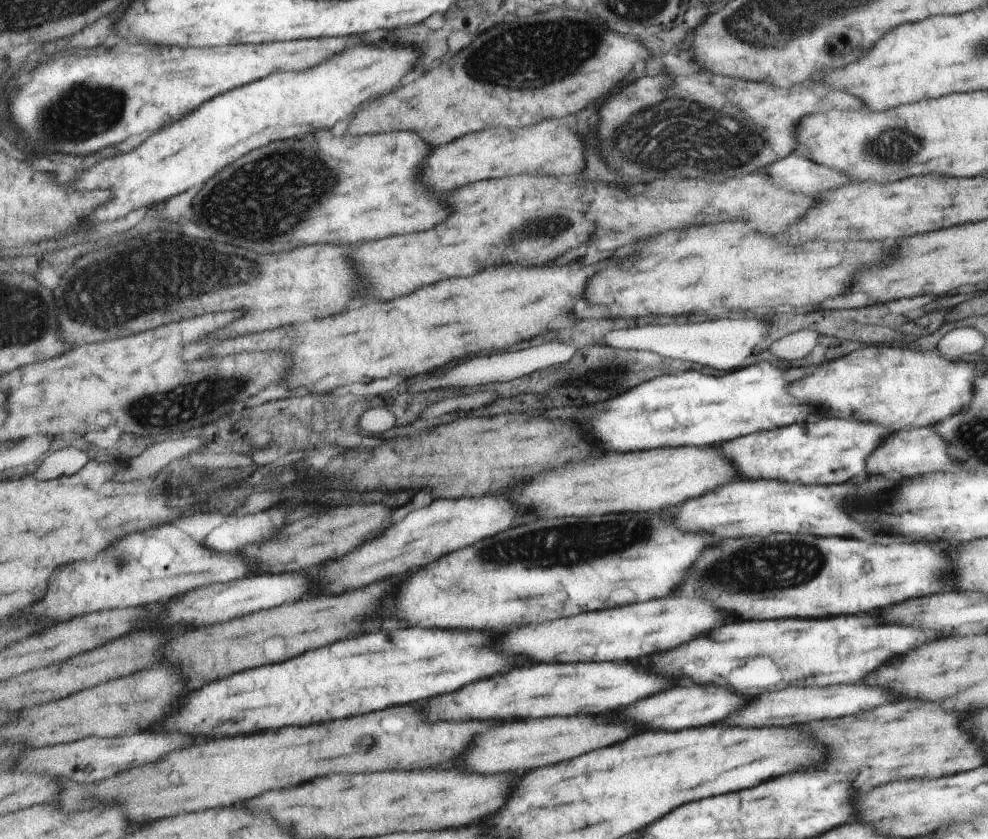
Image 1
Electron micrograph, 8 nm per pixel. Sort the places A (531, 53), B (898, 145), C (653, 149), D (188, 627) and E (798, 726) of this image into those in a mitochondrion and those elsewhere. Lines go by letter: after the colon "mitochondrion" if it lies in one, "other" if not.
A: mitochondrion
B: mitochondrion
C: mitochondrion
D: other
E: other

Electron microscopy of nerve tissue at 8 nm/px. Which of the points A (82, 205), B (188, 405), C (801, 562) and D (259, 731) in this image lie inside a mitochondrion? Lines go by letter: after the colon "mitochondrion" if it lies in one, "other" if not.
A: other
B: mitochondrion
C: mitochondrion
D: other

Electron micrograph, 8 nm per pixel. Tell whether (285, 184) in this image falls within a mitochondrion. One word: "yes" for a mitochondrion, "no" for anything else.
yes

